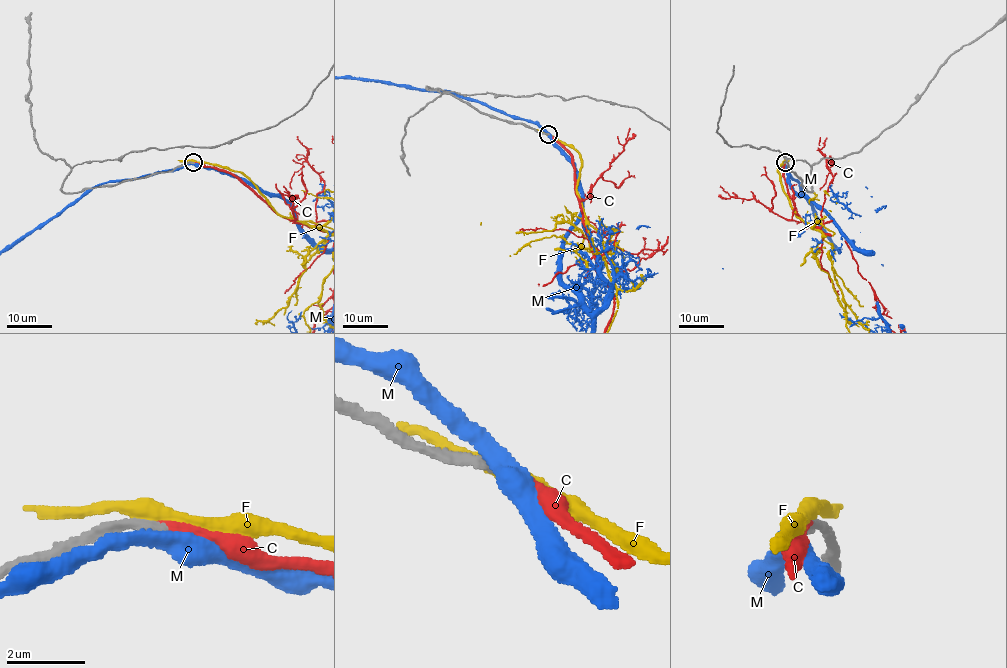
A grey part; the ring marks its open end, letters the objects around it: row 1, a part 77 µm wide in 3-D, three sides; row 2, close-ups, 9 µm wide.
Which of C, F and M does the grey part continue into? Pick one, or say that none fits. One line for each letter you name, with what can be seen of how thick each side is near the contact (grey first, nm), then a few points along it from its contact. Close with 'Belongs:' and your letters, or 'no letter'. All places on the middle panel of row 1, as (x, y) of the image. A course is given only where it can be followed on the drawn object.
C: calibres 320 and 240 nm
Belongs: C

